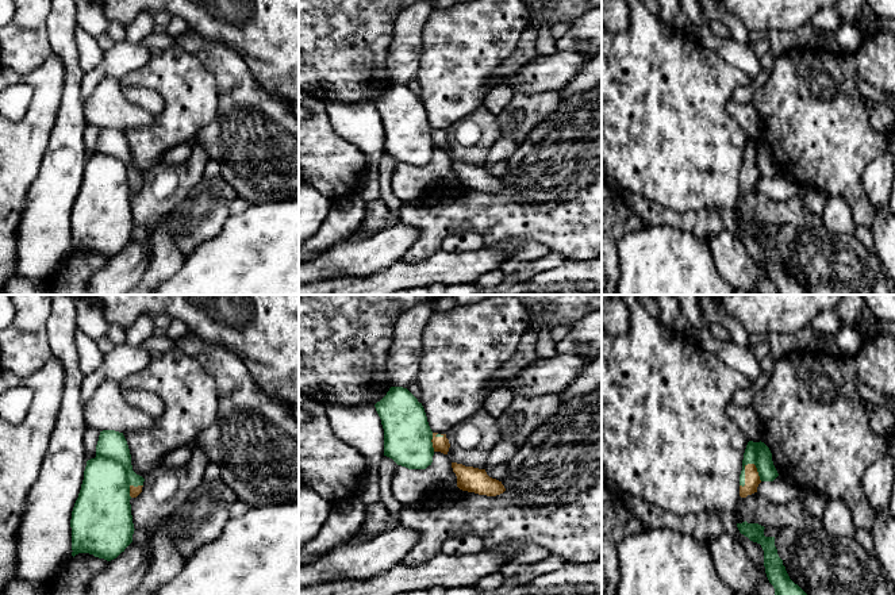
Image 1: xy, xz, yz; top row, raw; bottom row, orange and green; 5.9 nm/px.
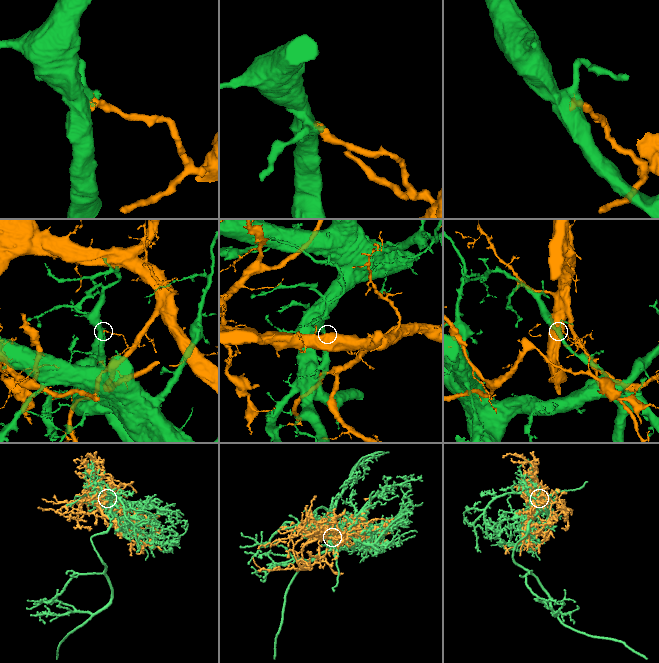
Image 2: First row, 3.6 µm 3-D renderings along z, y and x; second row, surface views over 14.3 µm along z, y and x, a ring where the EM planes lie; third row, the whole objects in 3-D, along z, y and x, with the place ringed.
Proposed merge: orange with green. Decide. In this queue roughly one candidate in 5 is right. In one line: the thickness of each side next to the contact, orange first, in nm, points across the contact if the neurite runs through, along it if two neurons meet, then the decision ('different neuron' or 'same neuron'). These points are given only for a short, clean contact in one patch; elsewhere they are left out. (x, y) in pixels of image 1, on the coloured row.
90 nm thick on the orange side, 140 nm on the other; different neuron

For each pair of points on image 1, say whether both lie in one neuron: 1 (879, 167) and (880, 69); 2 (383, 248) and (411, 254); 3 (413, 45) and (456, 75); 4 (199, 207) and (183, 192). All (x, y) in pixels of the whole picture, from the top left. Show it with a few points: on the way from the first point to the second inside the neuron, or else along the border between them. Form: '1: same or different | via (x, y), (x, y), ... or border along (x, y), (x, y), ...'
1: different | border along (880, 153), (865, 167), (861, 183)
2: different | border along (402, 222), (414, 226), (418, 238), (400, 258)
3: different | border along (427, 19), (422, 30), (422, 50), (415, 77)
4: different | border along (203, 179), (173, 208)

